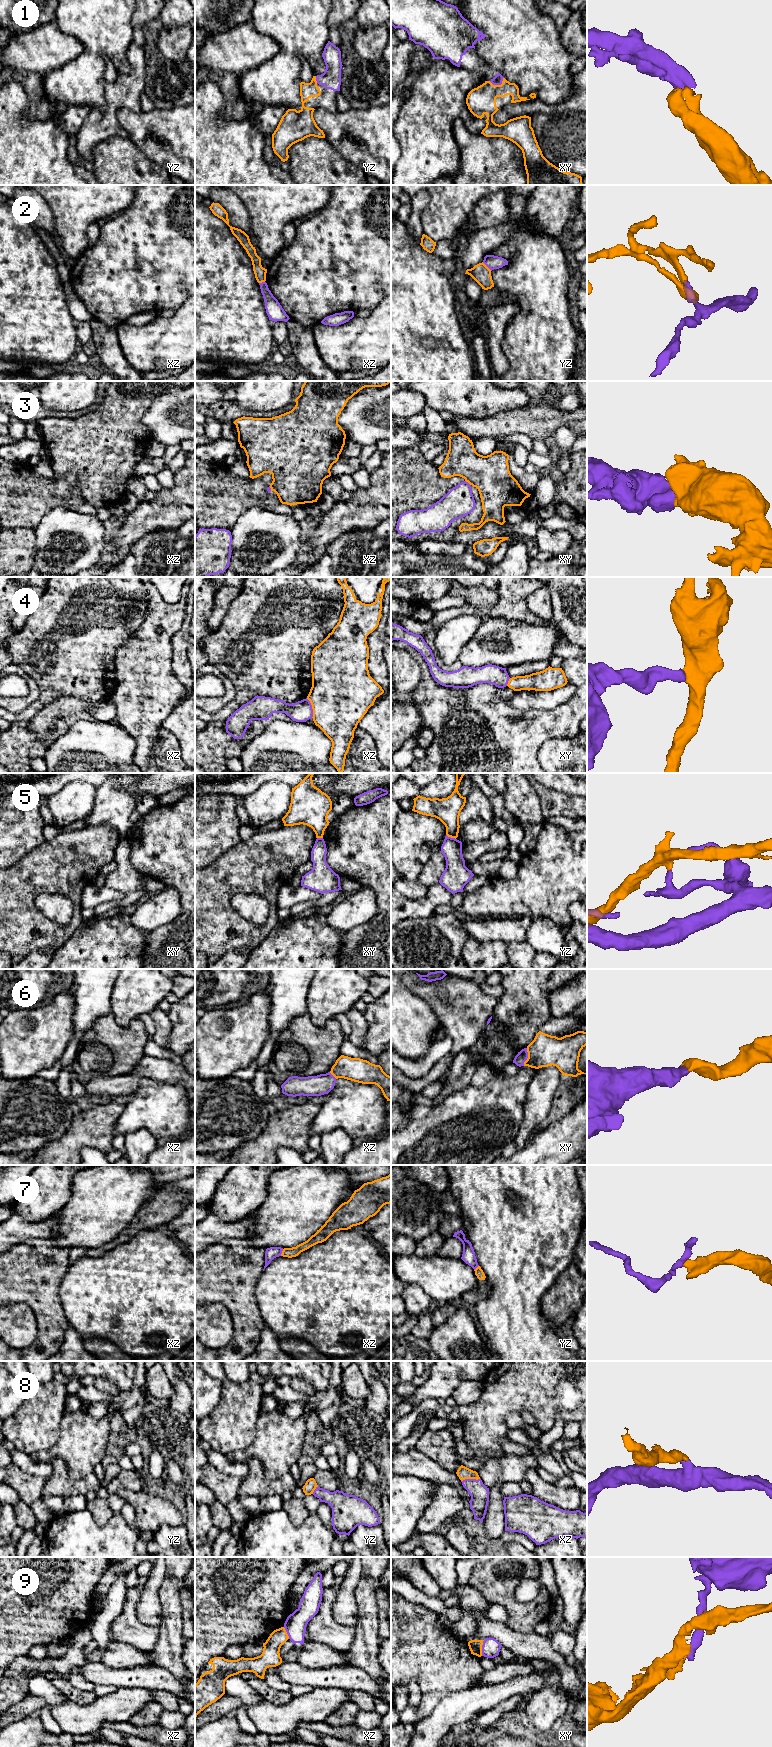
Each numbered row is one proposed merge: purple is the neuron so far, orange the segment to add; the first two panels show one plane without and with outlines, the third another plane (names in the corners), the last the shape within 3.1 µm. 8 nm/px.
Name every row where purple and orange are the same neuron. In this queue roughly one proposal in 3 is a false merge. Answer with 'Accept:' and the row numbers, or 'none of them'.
Accept: 1, 6, 8

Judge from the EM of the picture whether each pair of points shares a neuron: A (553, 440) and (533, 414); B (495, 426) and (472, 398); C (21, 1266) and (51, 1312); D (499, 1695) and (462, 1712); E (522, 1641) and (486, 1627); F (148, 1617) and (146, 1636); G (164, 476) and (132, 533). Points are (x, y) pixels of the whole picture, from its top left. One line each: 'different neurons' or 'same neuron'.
A: different neurons
B: different neurons
C: same neuron
D: same neuron
E: same neuron
F: different neurons
G: different neurons

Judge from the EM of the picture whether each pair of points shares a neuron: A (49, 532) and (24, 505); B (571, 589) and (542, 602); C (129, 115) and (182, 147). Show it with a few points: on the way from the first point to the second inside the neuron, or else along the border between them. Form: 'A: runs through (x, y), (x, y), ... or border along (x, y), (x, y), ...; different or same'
A: border along (57, 506), (50, 509), (43, 516), (34, 531); different
B: border along (547, 587), (550, 593), (552, 619); different
C: runs through (142, 127), (169, 136); same

